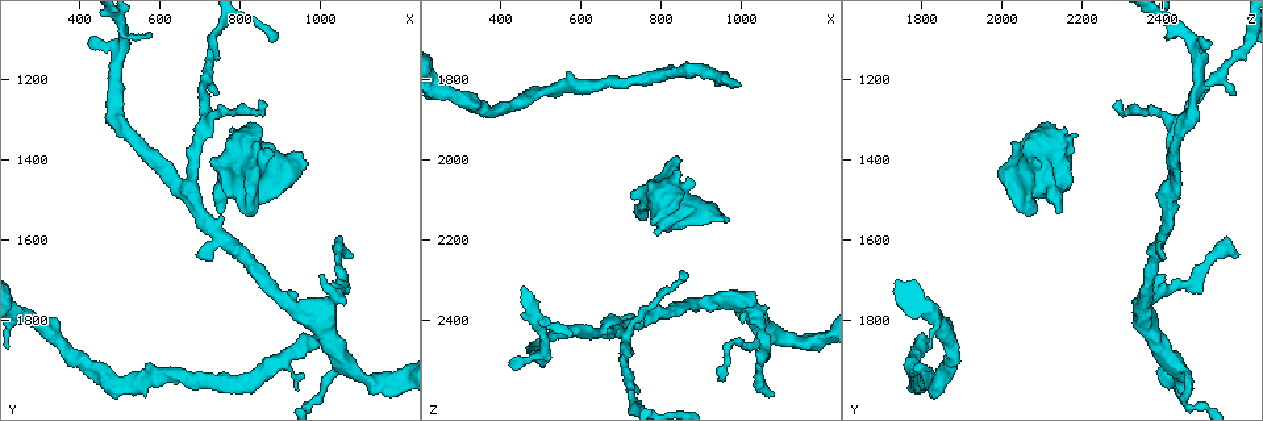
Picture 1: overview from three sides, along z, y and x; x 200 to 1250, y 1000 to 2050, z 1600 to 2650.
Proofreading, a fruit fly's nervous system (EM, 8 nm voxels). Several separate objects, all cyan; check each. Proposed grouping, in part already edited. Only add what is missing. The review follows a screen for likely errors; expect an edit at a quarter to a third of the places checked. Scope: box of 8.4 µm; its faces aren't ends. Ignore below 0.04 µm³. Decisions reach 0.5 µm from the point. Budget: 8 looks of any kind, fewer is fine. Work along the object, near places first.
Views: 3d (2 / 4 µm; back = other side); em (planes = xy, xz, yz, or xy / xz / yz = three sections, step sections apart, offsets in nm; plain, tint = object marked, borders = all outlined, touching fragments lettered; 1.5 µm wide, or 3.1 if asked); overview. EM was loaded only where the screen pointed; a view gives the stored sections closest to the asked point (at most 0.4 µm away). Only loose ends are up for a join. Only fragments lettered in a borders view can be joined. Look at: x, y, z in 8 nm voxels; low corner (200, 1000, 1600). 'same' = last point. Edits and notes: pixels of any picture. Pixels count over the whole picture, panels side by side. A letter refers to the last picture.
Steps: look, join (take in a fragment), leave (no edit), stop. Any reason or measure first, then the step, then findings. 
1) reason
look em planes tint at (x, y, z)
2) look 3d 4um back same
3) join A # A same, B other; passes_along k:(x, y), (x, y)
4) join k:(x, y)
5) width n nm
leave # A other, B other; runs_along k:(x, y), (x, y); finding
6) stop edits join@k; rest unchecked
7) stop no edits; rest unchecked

look 3d 2um at (1080, 1635, 2580)

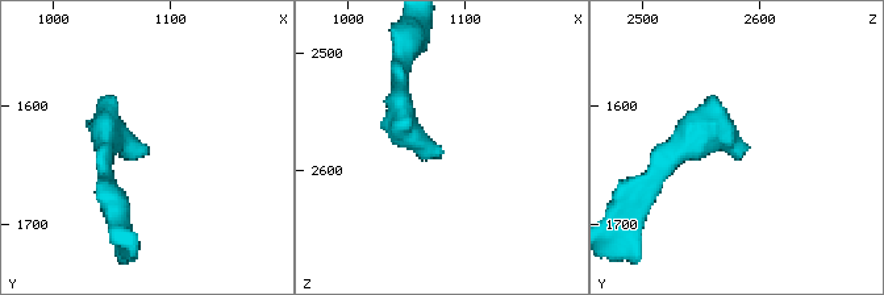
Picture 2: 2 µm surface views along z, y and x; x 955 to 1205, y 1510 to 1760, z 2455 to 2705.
look em planes borders at (1082, 1638, 2588)

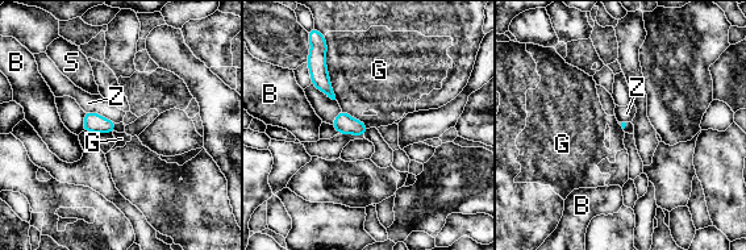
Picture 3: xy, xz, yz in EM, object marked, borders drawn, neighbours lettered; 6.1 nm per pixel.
leave # B other, G other, S other, Z other; border 3:(84, 111), (100, 113), (116, 123); none of them fits

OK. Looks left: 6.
look em planes borders at (960, 1410, 2150)

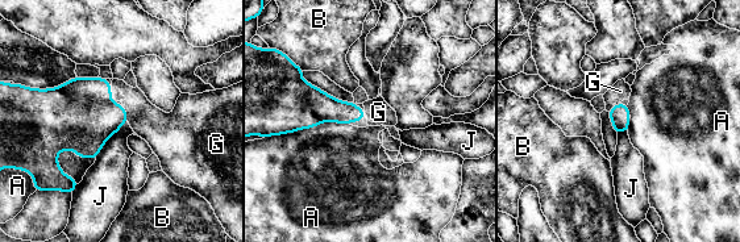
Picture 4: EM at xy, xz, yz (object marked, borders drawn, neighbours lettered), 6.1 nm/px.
join G # A other, B other, G same, J other; it goes on there

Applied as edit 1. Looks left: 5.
an open end
look em planes borders at (1000, 1850, 1820)

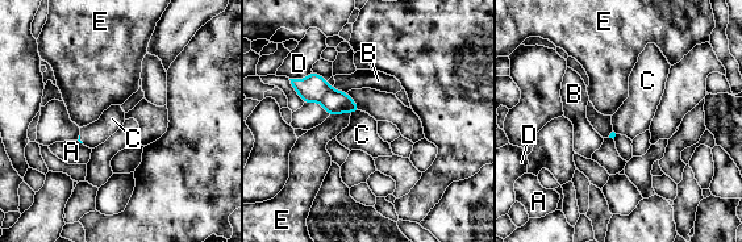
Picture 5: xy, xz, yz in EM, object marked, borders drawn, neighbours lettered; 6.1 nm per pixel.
join C # A other, B other, C same, D other, E other; passes_along 5:(334, 101), (355, 112), (362, 134); it goes on there

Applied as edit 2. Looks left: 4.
stop edits join@4, join@5; rest unchecked

